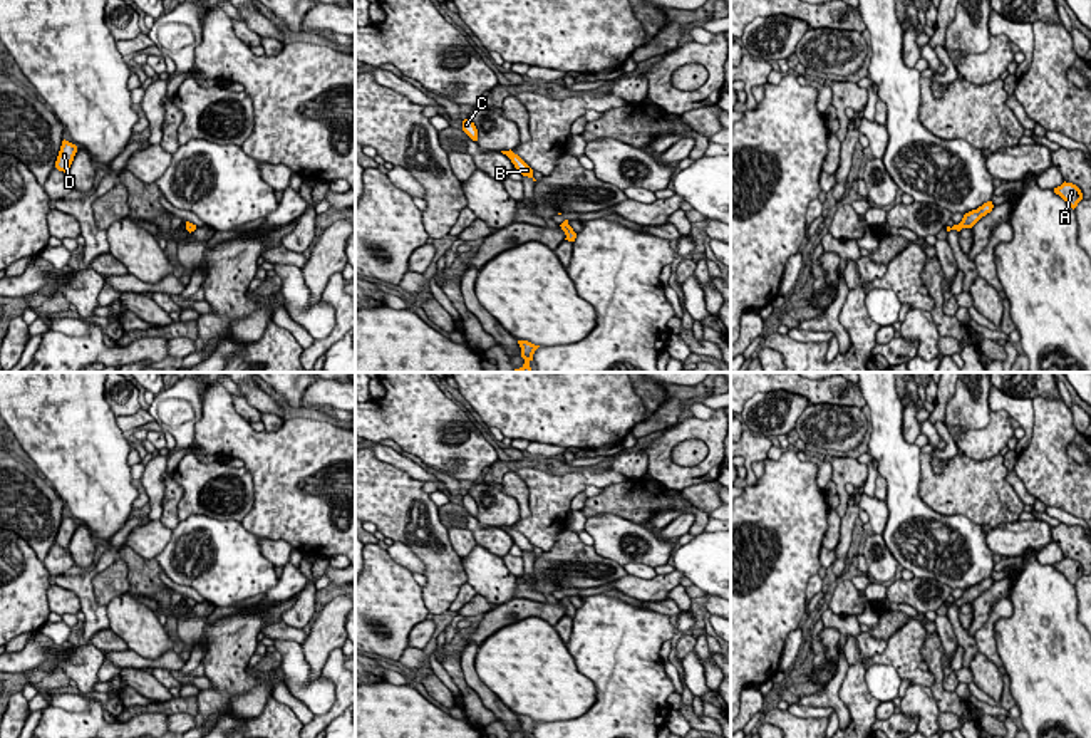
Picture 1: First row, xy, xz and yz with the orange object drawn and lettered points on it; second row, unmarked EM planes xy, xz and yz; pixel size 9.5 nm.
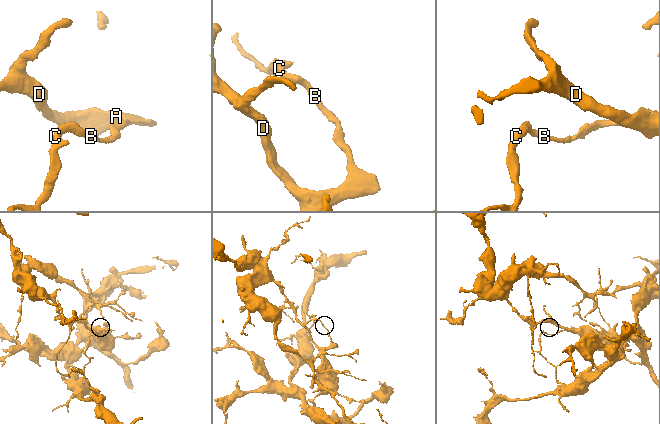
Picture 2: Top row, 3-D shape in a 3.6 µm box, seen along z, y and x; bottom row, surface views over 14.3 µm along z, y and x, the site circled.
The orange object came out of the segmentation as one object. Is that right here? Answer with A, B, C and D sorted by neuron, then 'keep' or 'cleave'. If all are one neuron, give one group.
groups A D / B C; cleave

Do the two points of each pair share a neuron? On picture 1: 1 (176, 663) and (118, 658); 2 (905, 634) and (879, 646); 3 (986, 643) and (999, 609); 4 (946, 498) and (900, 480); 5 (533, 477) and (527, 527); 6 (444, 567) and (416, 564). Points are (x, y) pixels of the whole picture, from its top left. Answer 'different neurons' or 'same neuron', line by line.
1: same neuron
2: different neurons
3: same neuron
4: different neurons
5: same neuron
6: different neurons

